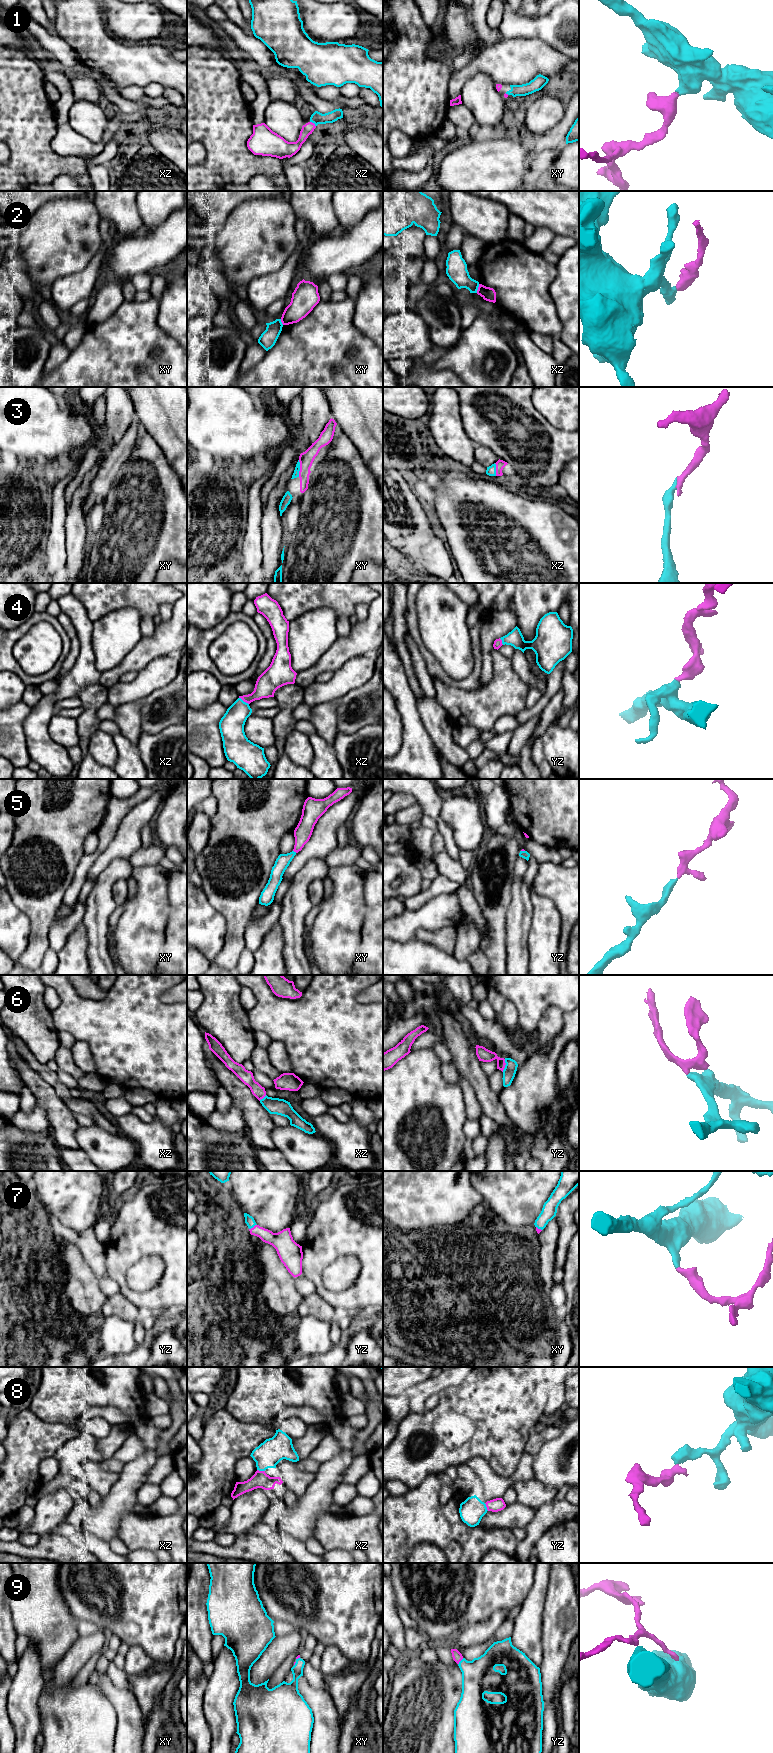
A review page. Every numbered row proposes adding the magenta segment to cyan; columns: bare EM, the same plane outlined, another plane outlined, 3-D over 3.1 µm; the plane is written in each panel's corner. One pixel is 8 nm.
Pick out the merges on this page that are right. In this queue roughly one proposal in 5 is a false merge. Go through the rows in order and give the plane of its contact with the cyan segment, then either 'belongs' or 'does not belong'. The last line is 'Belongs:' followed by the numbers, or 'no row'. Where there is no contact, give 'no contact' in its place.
1: meets cyan in xz; belongs
2: meets cyan in xz; does not belong
3: meets cyan in xy; belongs
4: meets cyan in xz; belongs
5: meets cyan in xy; belongs
6: meets cyan in yz; belongs
7: meets cyan in yz; belongs
8: meets cyan in xz; belongs
9: meets cyan in yz; belongs
Belongs: 1, 3, 4, 5, 6, 7, 8, 9

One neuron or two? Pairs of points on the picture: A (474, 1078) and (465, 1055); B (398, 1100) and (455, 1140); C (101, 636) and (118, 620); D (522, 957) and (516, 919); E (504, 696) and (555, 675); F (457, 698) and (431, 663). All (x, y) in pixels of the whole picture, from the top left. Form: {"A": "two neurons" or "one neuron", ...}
{"A": "one neuron", "B": "one neuron", "C": "one neuron", "D": "one neuron", "E": "two neurons", "F": "two neurons"}

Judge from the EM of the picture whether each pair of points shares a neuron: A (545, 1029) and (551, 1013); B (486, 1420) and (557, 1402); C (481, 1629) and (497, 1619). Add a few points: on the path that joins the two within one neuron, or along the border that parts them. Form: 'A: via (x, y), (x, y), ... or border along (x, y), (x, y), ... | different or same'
A: via (549, 1025), (551, 1017) | same
B: border along (549, 1391), (544, 1410) | different
C: via (485, 1629), (493, 1622) | same

